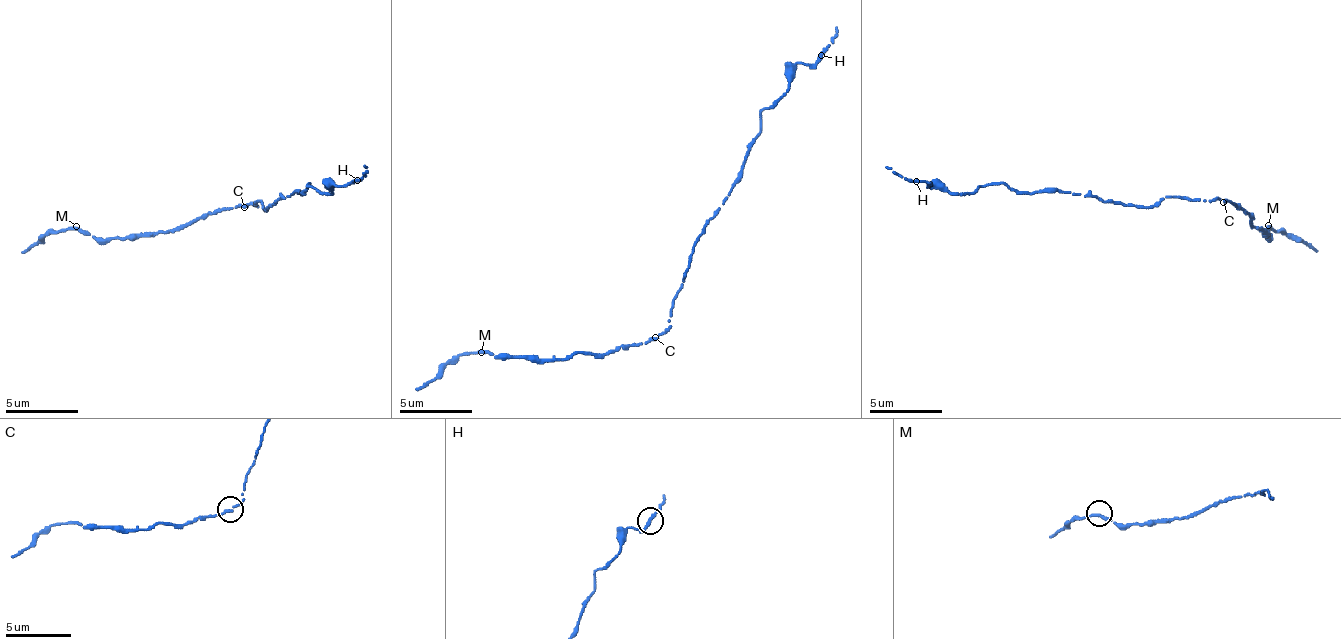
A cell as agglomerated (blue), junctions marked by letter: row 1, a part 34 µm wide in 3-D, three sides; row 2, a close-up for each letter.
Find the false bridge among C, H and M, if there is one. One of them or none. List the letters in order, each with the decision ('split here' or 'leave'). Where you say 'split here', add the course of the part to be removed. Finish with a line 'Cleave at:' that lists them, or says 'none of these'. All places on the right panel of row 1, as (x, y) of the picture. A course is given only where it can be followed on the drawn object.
C: leave
H: leave
M: leave
Cleave at: none of these

